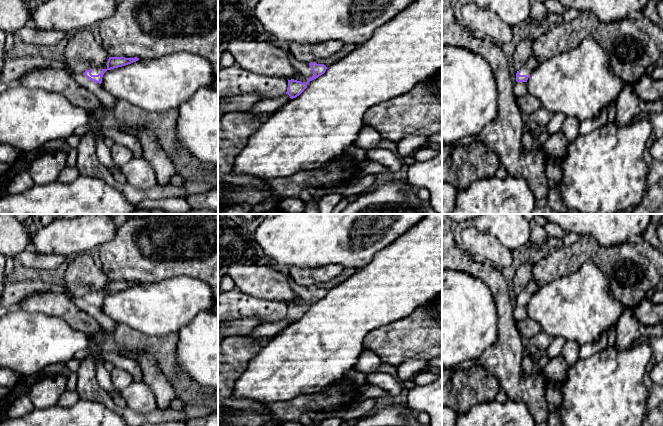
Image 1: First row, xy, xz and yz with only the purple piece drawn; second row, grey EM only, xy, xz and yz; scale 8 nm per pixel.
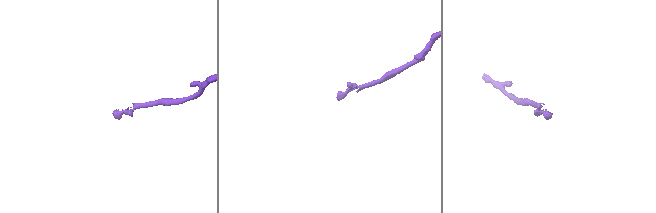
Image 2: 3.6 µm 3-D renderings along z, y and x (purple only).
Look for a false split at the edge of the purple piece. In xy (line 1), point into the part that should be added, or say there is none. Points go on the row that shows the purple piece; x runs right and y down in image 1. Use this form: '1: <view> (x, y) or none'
1: xy (95, 71)

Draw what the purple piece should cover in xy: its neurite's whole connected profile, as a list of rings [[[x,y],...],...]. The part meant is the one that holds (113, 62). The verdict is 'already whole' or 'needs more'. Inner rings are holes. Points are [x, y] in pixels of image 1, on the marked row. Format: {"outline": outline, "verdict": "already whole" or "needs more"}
{"outline": [[[109,57],[109,59],[107,61],[107,68],[106,69],[102,69],[102,68],[89,69],[84,72],[84,75],[88,79],[90,79],[96,83],[101,84],[102,77],[107,70],[122,67],[122,66],[131,64],[133,62],[136,62],[138,60],[139,60],[139,58],[137,58],[137,57],[134,57],[134,58]]], "verdict": "needs more"}

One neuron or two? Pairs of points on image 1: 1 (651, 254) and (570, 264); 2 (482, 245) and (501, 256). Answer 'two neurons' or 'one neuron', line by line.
1: one neuron
2: one neuron

